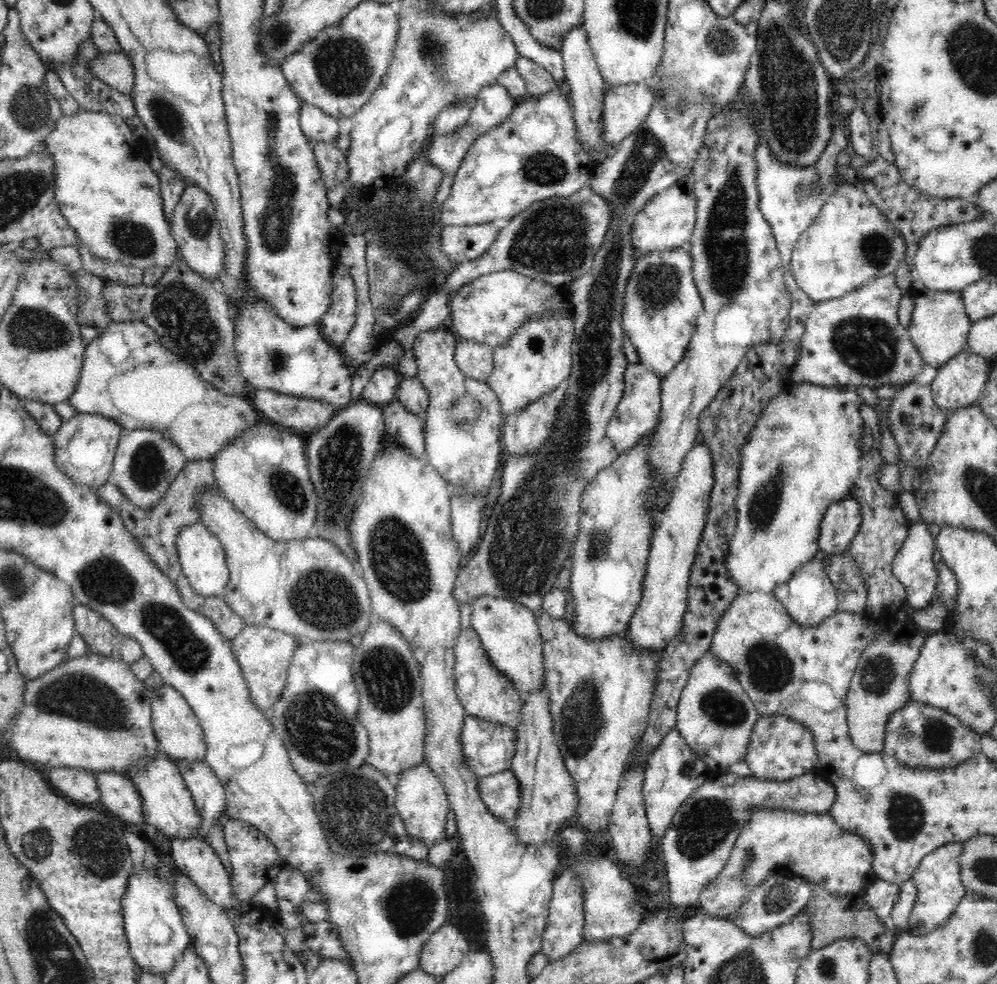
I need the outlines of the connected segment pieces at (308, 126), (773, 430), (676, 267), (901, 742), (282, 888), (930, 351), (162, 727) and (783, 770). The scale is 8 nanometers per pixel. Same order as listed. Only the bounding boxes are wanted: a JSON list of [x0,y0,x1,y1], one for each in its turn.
[[299,102,339,142],[726,383,864,593],[622,243,703,381],[883,700,981,770],[274,865,311,914],[904,279,973,367],[151,684,207,762],[743,715,819,781]]

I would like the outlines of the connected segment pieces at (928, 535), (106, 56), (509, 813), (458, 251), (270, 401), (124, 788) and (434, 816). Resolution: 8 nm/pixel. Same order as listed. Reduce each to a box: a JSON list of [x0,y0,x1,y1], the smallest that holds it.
[[892,520,938,612],[89,51,134,94],[478,768,521,824],[441,222,498,264],[252,390,342,434],[94,770,144,822],[395,762,450,848]]

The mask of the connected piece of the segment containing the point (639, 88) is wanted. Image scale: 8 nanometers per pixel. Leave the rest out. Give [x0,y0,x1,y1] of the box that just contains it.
[602,83,654,147]

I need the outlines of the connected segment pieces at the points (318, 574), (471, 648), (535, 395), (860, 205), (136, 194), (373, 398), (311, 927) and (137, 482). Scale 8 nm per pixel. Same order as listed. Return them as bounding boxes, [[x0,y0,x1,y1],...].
[[199,490,373,641],[453,628,523,730],[486,312,574,418],[789,180,907,303],[40,108,182,269],[361,367,400,407],[304,922,351,961],[108,430,190,510]]

